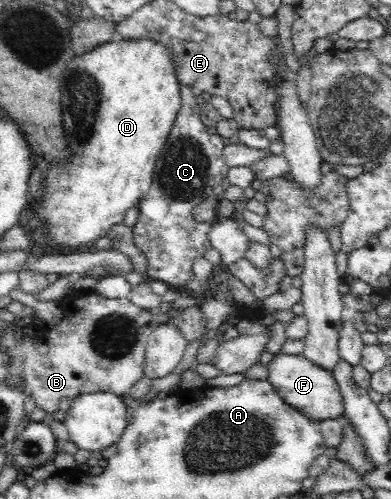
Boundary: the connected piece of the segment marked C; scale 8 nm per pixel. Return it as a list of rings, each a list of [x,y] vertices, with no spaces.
[[[182,85],[180,92],[180,110],[155,162],[150,188],[137,204],[137,222],[130,227],[134,246],[146,257],[144,275],[149,280],[172,286],[186,286],[194,279],[194,260],[212,249],[208,233],[214,222],[197,223],[192,217],[192,208],[213,196],[214,186],[221,184],[229,171],[223,159],[222,137],[206,131],[207,126],[200,119],[200,104],[190,88]]]

